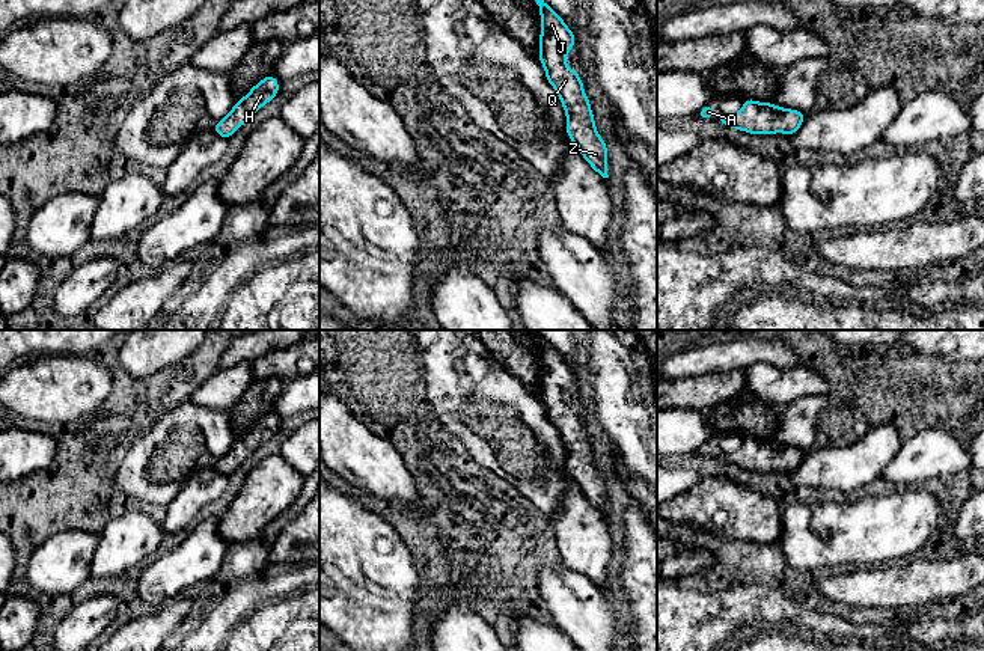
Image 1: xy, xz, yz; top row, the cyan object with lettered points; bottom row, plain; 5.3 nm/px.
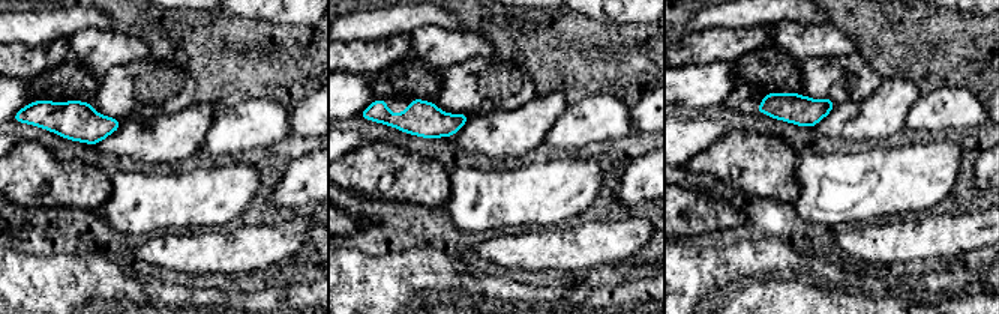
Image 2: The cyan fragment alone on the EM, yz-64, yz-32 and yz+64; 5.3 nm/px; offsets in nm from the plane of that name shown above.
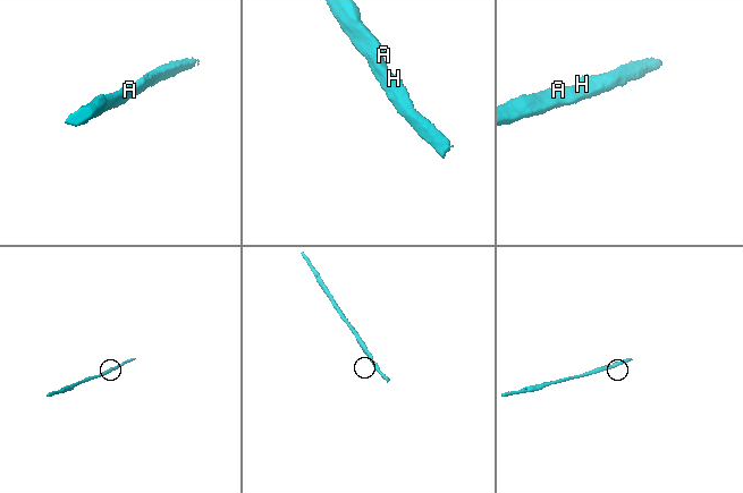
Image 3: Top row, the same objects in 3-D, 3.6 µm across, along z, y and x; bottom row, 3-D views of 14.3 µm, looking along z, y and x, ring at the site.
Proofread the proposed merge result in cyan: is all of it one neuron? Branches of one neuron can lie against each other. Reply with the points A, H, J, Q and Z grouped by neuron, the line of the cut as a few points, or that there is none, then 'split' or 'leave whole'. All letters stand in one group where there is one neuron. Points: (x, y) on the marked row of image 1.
A H J Q Z | no cut | leave whole

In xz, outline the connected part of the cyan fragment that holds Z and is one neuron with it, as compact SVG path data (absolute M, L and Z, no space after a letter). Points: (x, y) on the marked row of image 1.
M544 0L535 2L541 14L539 62L565 108L567 134L592 169L603 178L609 178L607 146L595 130L583 83L579 72L565 65L568 51L577 42L574 33Z

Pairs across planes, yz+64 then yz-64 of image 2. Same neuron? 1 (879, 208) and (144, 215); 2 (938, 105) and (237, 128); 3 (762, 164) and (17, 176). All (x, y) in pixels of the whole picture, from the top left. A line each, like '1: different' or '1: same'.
1: same
2: same
3: same

